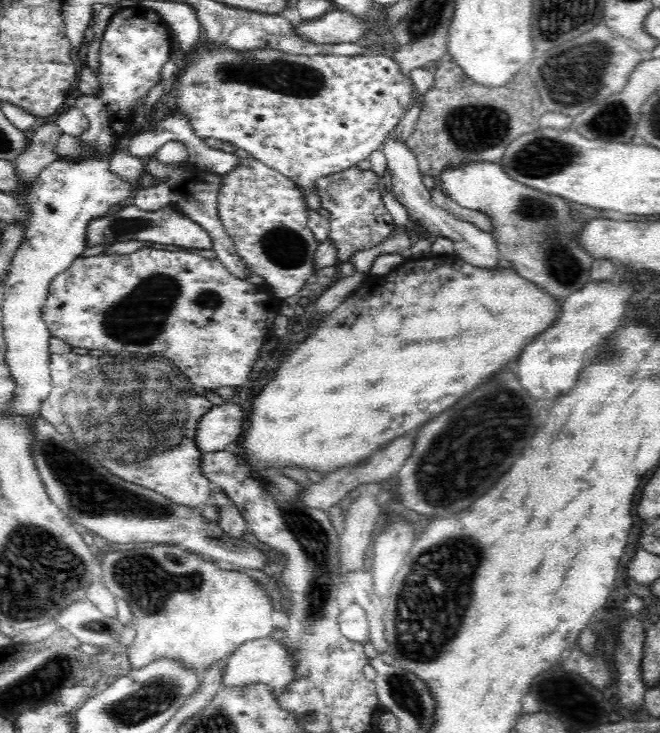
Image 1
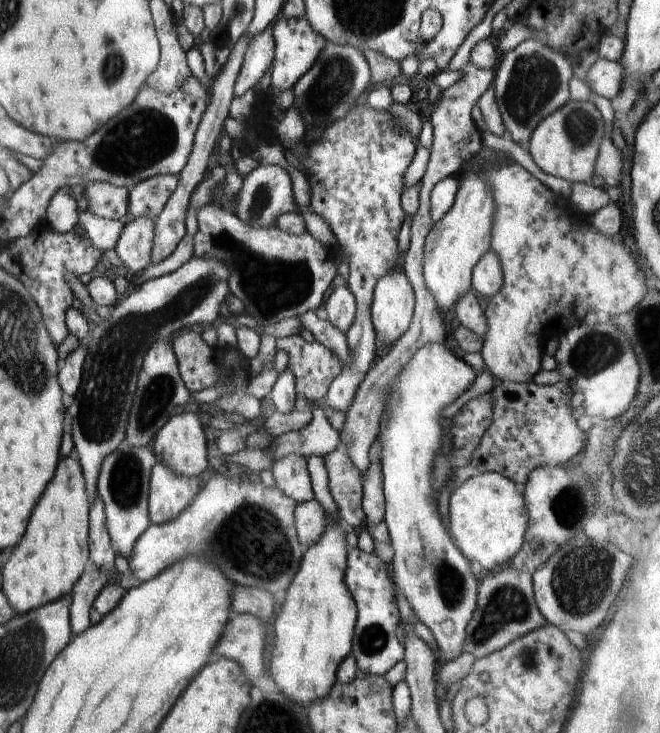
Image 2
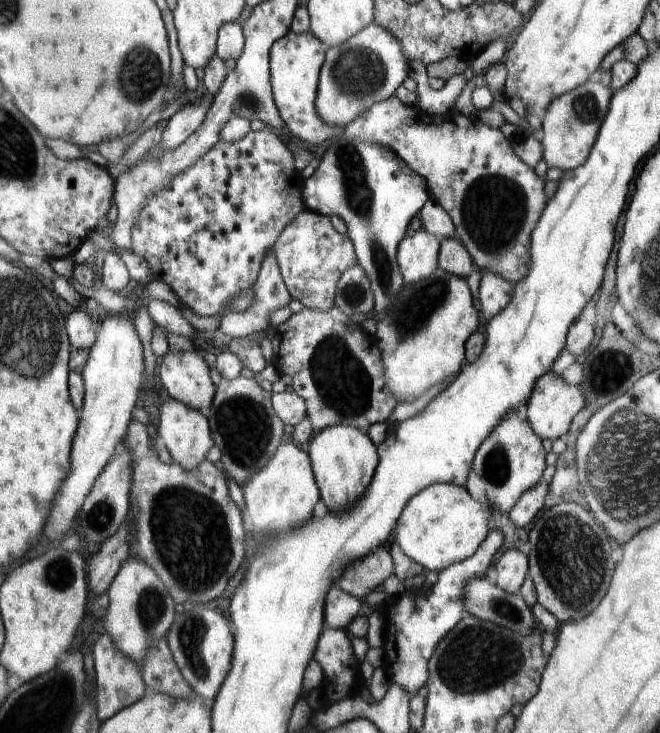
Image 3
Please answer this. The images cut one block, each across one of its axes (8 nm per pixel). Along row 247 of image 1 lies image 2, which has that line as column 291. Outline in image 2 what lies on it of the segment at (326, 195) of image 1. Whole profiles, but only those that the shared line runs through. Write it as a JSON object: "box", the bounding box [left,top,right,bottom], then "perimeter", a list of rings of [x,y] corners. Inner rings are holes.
{"box":[275,335,342,404],"perimeter":[[[301,335],[280,337],[275,339],[277,350],[284,350],[288,354],[288,370],[294,374],[295,393],[308,400],[310,404],[318,402],[320,398],[326,396],[330,383],[336,378],[342,370],[342,362],[334,352],[324,348],[320,342],[306,342]]]}

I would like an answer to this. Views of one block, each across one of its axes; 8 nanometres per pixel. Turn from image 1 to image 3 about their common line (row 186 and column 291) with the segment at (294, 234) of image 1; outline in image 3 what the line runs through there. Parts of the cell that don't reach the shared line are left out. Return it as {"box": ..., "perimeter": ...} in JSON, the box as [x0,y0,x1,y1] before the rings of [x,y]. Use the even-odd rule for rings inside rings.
{"box":[271,208,357,312],"perimeter":[[[306,208],[284,227],[271,249],[292,300],[300,301],[311,311],[328,312],[335,305],[338,279],[347,268],[357,264],[347,233],[336,231],[327,216]]]}

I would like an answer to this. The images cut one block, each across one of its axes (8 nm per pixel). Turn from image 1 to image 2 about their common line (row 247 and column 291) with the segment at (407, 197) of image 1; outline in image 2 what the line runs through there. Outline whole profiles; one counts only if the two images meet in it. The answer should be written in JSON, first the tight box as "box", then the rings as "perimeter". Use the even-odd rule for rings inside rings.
{"box":[271,454,315,503],"perimeter":[[[296,454],[284,455],[274,460],[271,471],[278,490],[294,502],[303,503],[315,498],[305,457]]]}

